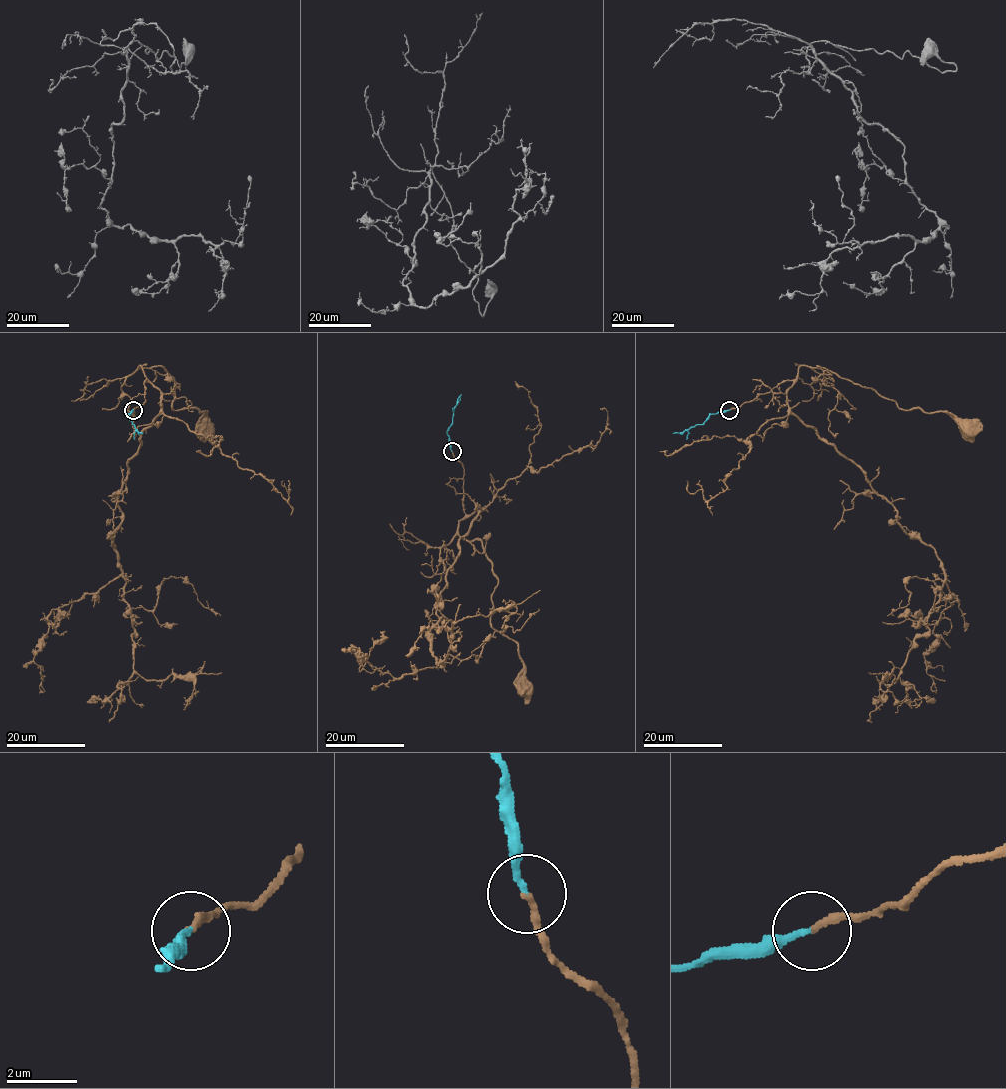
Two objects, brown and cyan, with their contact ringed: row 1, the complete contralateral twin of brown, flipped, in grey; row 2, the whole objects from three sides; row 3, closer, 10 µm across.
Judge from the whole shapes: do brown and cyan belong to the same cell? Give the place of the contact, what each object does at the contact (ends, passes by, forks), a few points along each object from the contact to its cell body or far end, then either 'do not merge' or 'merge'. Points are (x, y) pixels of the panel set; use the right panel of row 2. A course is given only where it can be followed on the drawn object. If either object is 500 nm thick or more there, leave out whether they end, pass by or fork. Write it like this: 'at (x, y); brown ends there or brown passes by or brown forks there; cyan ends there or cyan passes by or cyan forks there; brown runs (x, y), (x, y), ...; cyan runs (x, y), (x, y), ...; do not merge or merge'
at (729, 410); brown ends there; cyan ends there; brown runs (730, 409), (794, 380), (801, 366), (820, 366), (875, 390), (903, 408), (949, 412), (969, 427); cyan runs (730, 409), (711, 414), (702, 424), (672, 433); merge

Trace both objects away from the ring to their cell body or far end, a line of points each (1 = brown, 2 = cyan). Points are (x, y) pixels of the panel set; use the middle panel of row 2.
1: (451, 451), (464, 475), (458, 532), (478, 539), (492, 564), (498, 583), (491, 624), (519, 648), (523, 690)
2: (451, 451), (447, 429), (461, 394)

